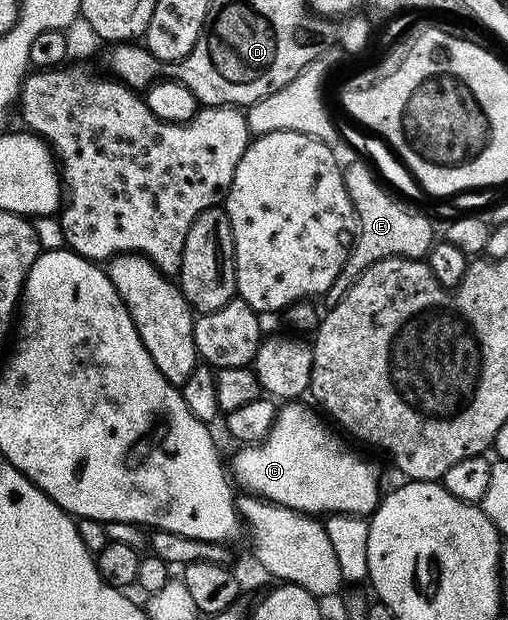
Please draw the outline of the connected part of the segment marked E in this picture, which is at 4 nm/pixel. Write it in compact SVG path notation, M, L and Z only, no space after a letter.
M352 166L345 177L345 183L349 186L347 196L357 213L357 236L352 250L349 251L349 259L345 261L345 267L339 276L335 276L331 288L323 296L329 306L339 304L339 300L343 300L345 295L347 280L359 277L371 264L388 258L424 259L435 241L433 222L425 212L409 215L408 212L400 210L396 203L389 202L388 198L373 185L365 167Z

